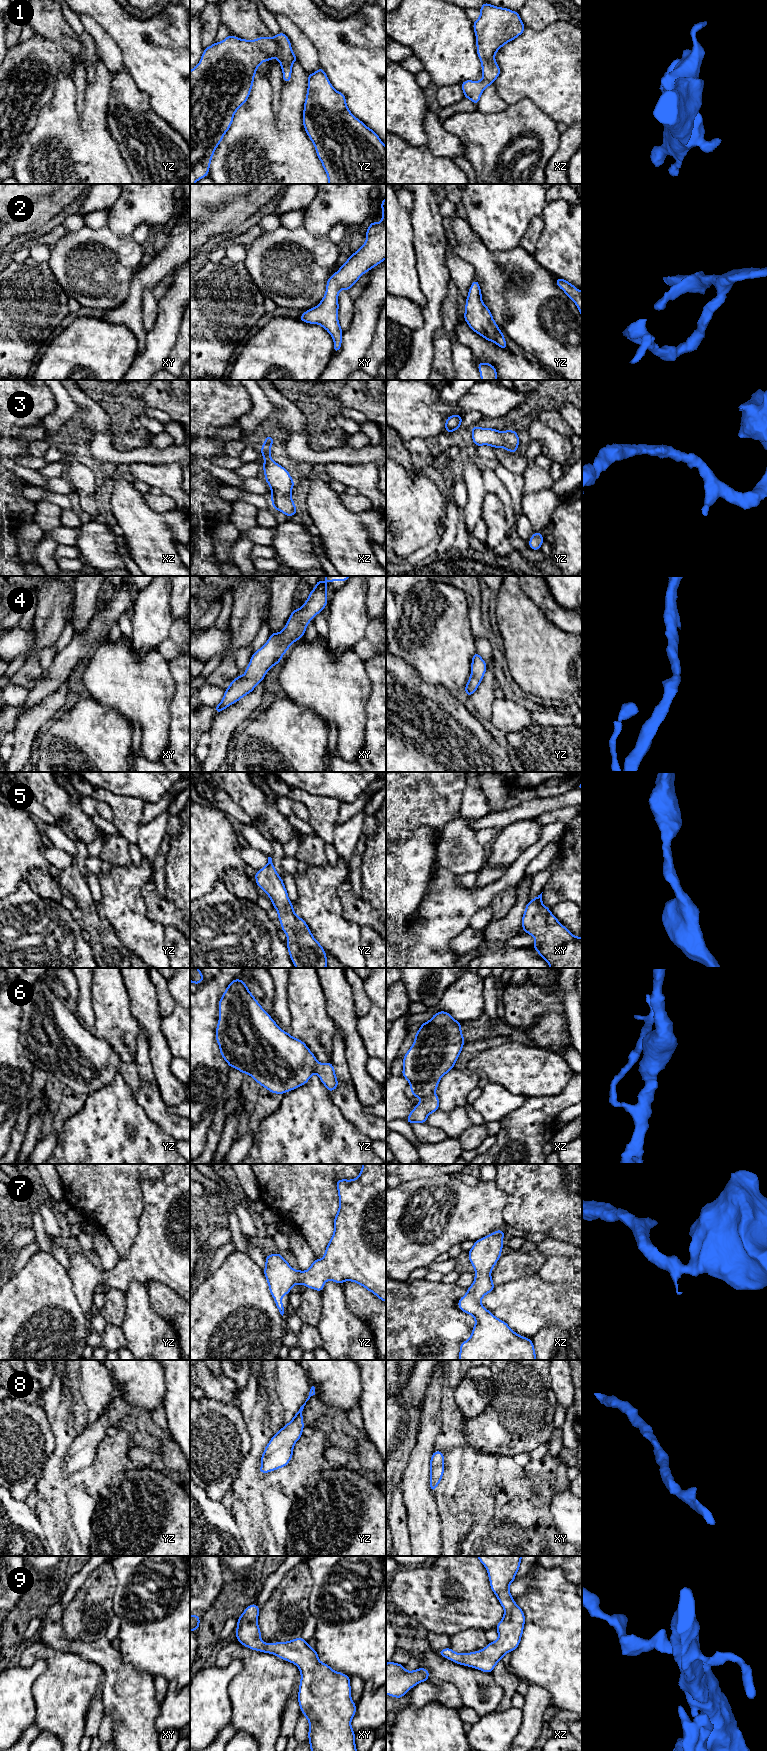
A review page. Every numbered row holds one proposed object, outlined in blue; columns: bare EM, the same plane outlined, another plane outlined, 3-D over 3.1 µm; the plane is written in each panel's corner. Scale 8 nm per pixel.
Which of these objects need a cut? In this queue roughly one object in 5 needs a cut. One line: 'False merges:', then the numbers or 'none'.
False merges: none

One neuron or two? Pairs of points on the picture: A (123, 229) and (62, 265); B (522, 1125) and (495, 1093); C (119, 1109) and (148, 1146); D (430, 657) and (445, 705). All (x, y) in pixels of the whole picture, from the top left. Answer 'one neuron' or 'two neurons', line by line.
A: two neurons
B: two neurons
C: one neuron
D: two neurons

